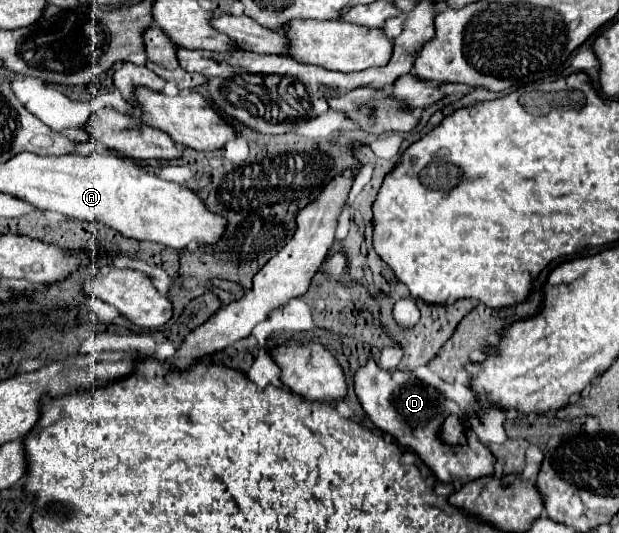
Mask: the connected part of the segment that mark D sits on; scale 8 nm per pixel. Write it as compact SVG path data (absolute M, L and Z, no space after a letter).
M368 361L362 365L356 375L354 375L354 389L356 395L372 419L372 423L394 435L400 445L410 447L412 451L418 453L418 457L436 473L436 477L444 483L470 483L474 479L486 477L494 473L494 455L486 445L478 441L478 435L468 427L466 429L466 443L464 445L448 445L442 443L440 431L442 423L448 415L458 415L462 417L462 409L446 399L438 389L410 377L408 373L402 371L380 371L376 361Z

